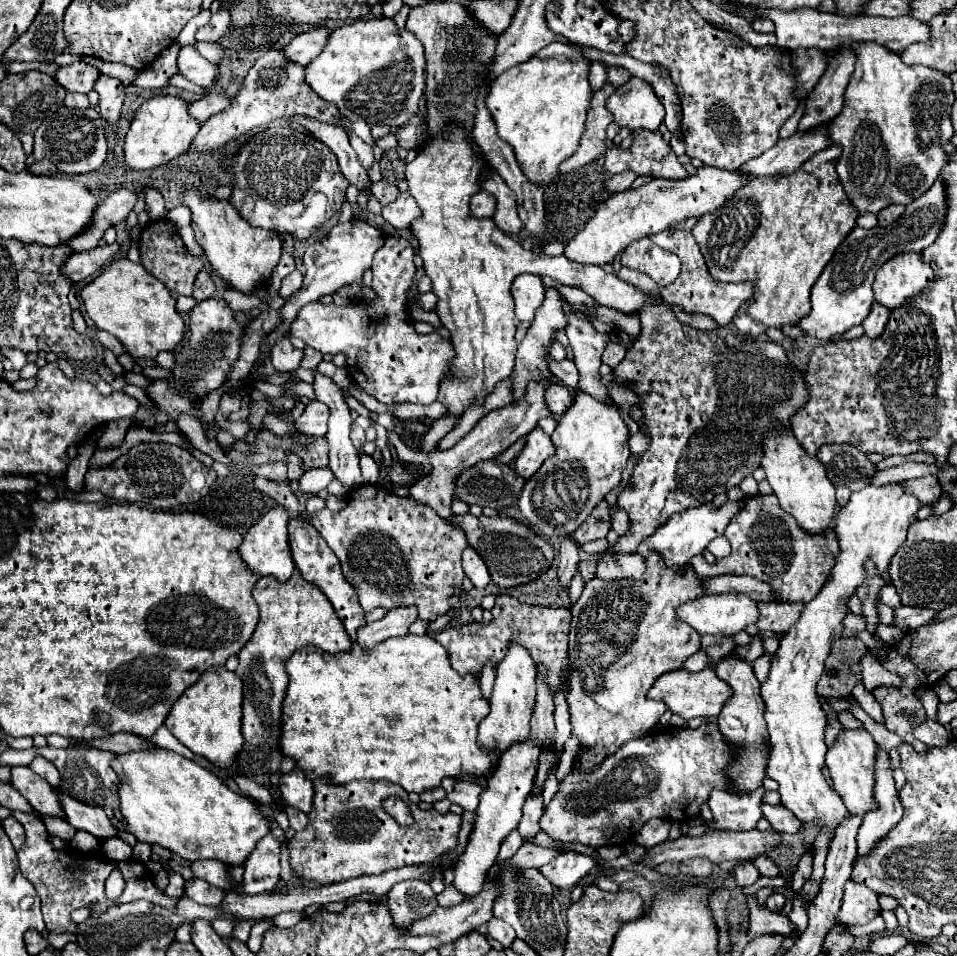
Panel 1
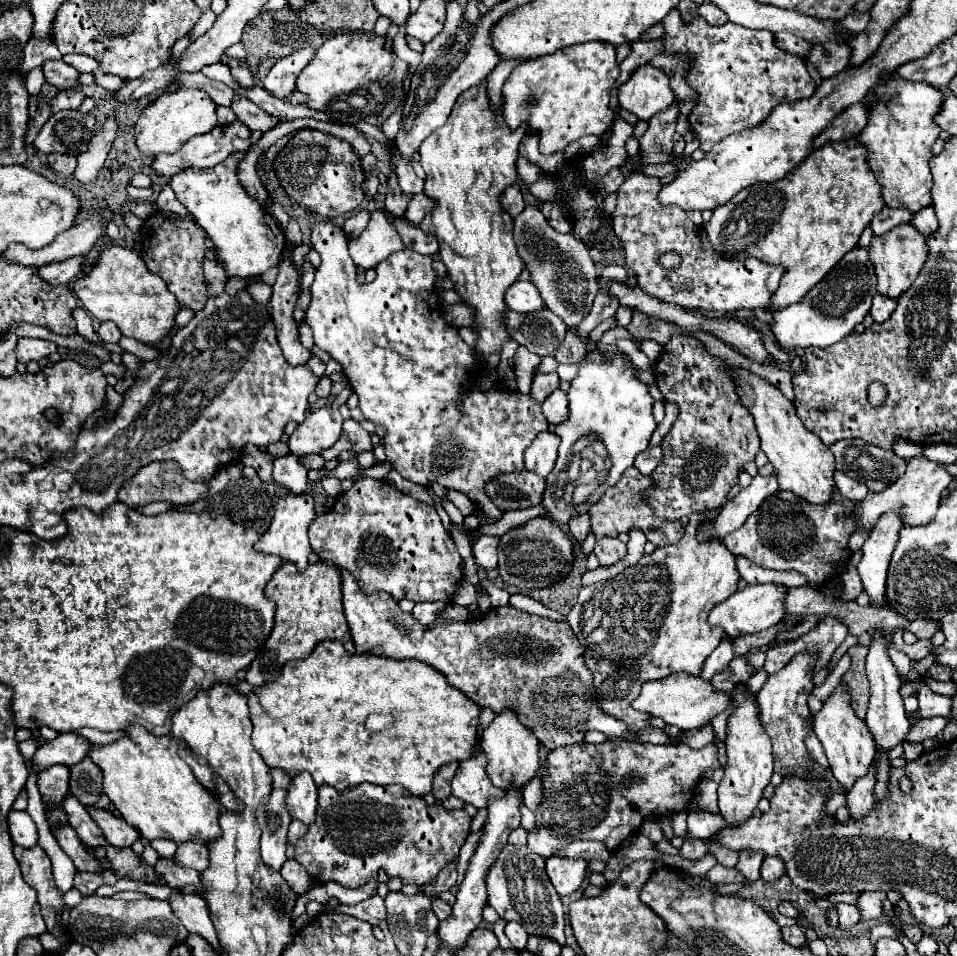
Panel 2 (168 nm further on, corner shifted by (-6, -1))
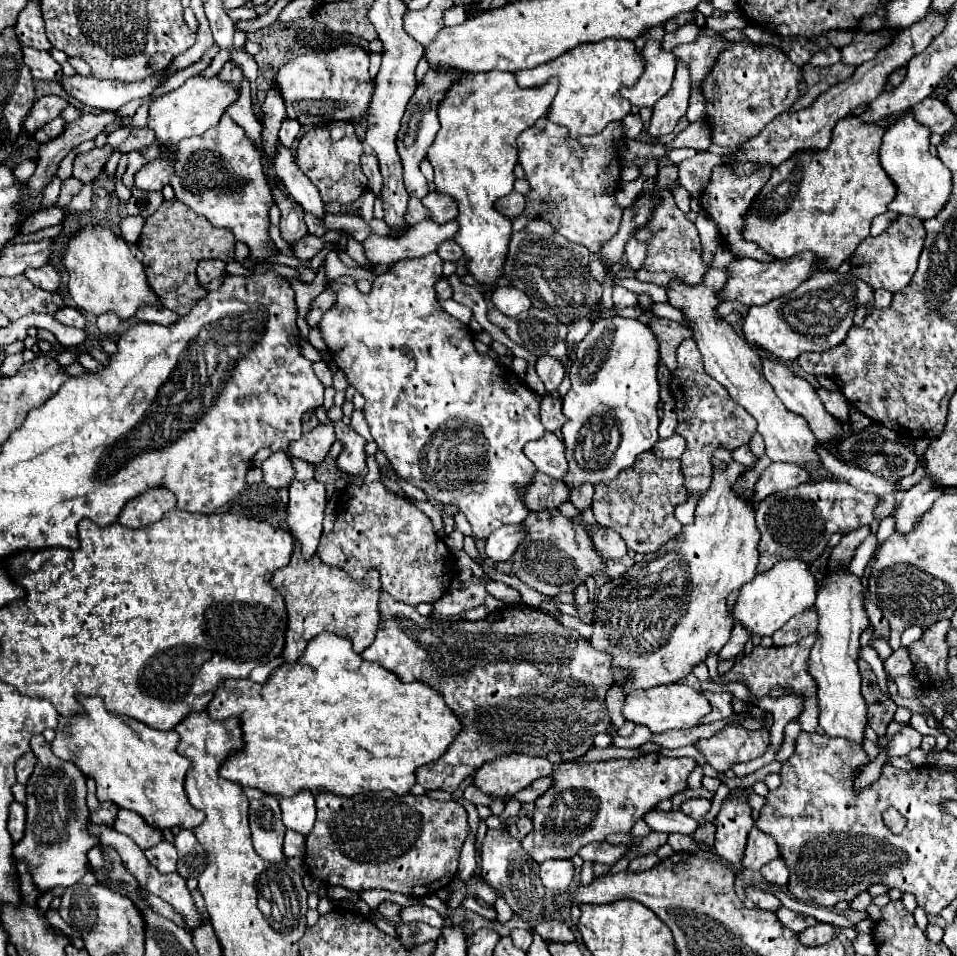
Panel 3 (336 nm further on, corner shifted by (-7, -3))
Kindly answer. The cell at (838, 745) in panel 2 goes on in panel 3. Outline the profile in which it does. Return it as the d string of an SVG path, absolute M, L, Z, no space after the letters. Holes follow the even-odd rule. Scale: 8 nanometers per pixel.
M848 571L830 573L822 591L816 597L818 613L818 641L810 653L810 675L818 683L820 703L820 727L828 737L844 737L852 743L862 745L866 731L866 703L860 695L860 673L858 673L858 649L860 633L868 625L868 615L862 605L860 579Z

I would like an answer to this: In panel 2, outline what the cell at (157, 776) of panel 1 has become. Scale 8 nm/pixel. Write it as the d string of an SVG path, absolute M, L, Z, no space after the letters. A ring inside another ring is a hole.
M127 725L125 735L121 739L107 743L107 745L91 745L87 755L93 759L93 763L103 773L103 793L119 809L123 819L129 825L137 827L137 831L145 839L149 839L149 841L171 839L175 843L181 843L181 841L207 843L209 839L217 839L221 835L219 817L217 817L219 805L225 805L227 809L233 809L233 811L241 811L241 801L237 801L233 797L233 791L229 787L225 787L219 777L215 779L219 795L203 789L203 785L195 781L189 765L177 755L177 749L181 749L181 745L177 745L177 739L171 737L169 733L167 735L153 735L147 729L143 729L141 725Z

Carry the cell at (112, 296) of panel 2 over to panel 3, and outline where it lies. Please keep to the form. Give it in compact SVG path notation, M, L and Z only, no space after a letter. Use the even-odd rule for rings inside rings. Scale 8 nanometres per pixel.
M88 225L80 229L76 237L70 239L68 251L62 255L62 263L70 273L68 293L72 295L76 307L84 313L102 315L112 311L120 321L130 321L136 317L136 311L142 305L156 305L158 309L162 309L158 295L154 295L150 291L150 285L146 283L142 263L134 257L126 241L106 227Z

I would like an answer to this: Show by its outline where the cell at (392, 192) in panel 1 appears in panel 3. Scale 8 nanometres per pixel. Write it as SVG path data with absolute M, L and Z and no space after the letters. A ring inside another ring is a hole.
M410 197L410 201L408 201L408 211L406 211L406 223L410 223L410 227L412 227L414 223L420 223L420 221L424 221L424 219L428 219L428 213L426 213L424 205L422 205L418 199Z

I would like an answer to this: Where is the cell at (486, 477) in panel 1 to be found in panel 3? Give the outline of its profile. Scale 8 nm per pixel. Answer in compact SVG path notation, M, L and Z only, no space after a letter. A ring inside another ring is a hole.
M544 473L534 475L534 483L524 491L524 503L530 511L550 511L568 499L570 491L560 479L552 479Z

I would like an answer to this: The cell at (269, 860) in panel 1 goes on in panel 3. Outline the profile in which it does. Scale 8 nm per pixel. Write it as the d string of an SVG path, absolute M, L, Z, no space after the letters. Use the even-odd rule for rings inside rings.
M274 795L250 801L250 829L256 853L270 863L284 863L282 843L286 827L282 823L280 805Z

